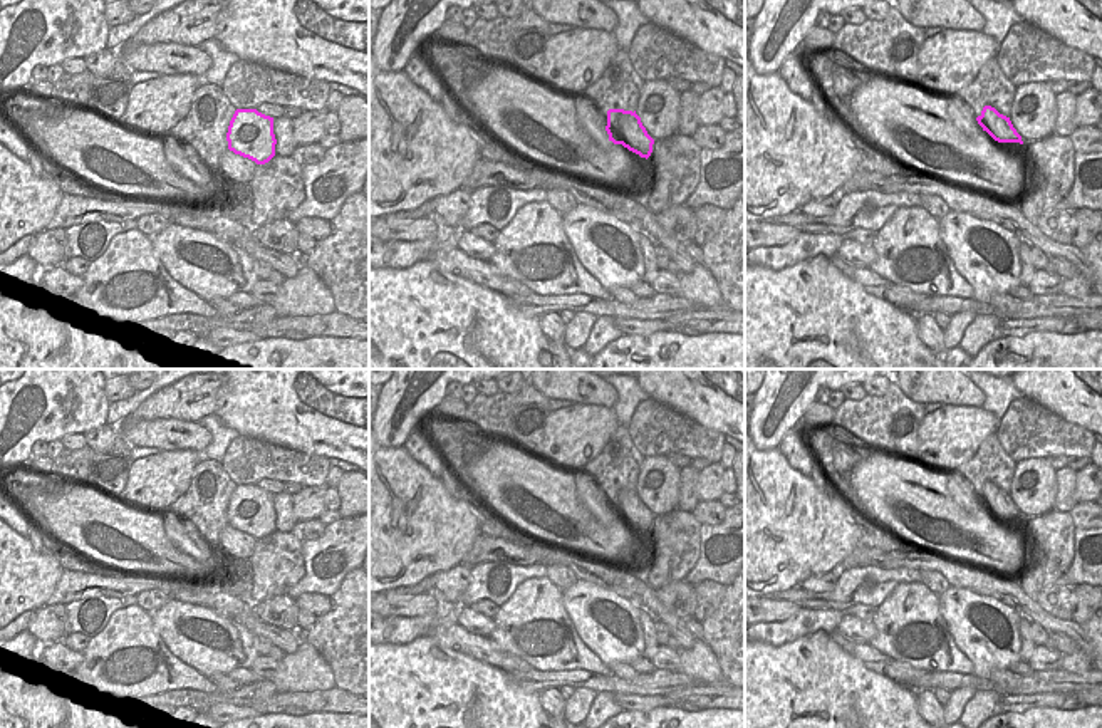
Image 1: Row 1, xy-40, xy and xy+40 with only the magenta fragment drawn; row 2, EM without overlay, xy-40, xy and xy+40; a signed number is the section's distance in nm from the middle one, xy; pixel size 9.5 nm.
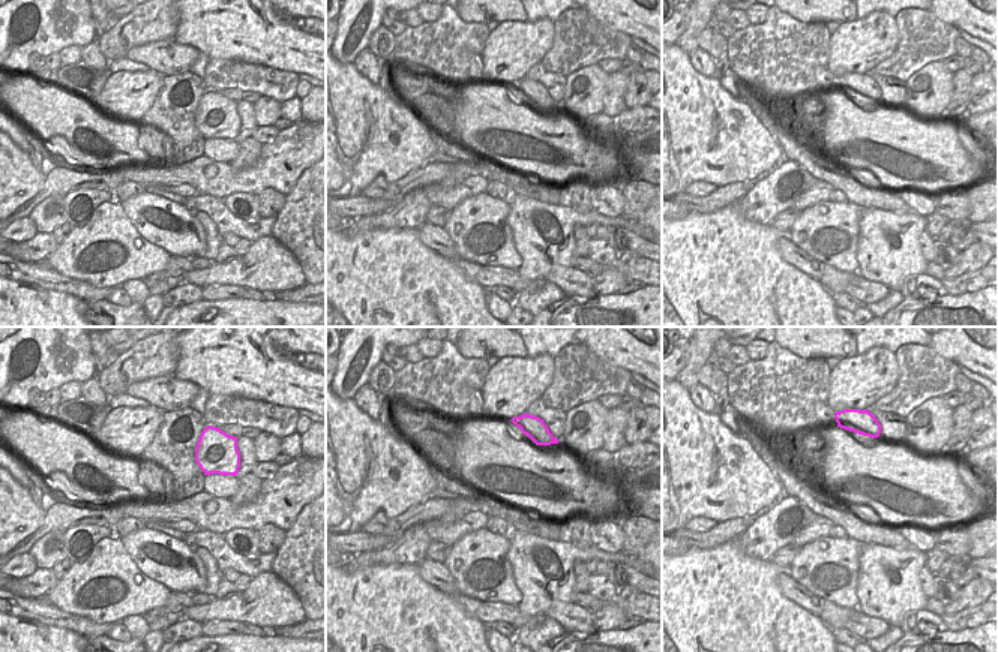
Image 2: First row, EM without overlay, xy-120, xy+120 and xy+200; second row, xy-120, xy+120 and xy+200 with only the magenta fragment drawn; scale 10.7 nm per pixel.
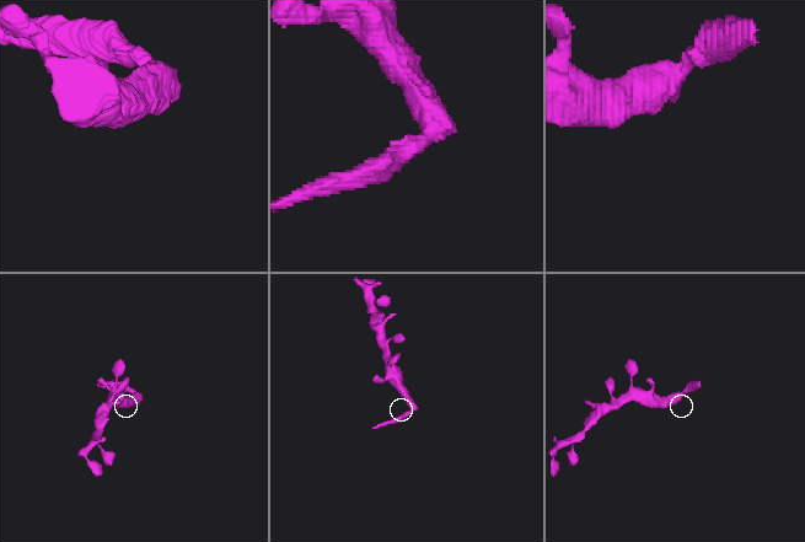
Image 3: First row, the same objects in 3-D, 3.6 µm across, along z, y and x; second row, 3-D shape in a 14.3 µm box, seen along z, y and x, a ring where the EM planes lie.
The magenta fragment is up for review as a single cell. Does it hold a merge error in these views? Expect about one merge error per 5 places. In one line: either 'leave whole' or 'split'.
split

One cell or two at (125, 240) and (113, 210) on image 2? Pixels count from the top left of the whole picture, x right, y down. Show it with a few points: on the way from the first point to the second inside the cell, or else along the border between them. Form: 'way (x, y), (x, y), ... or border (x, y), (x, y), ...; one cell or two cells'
way (117, 233), (113, 228), (113, 218); one cell

